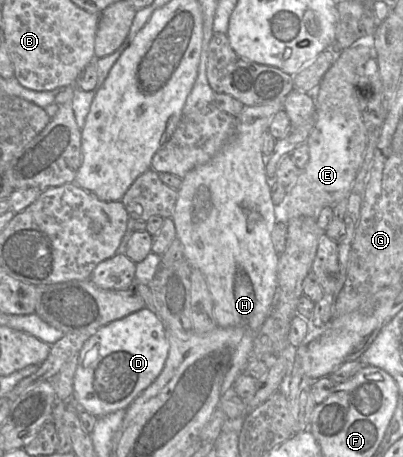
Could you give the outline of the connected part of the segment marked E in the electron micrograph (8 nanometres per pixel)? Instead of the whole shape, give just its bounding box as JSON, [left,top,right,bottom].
[281,45,375,219]

